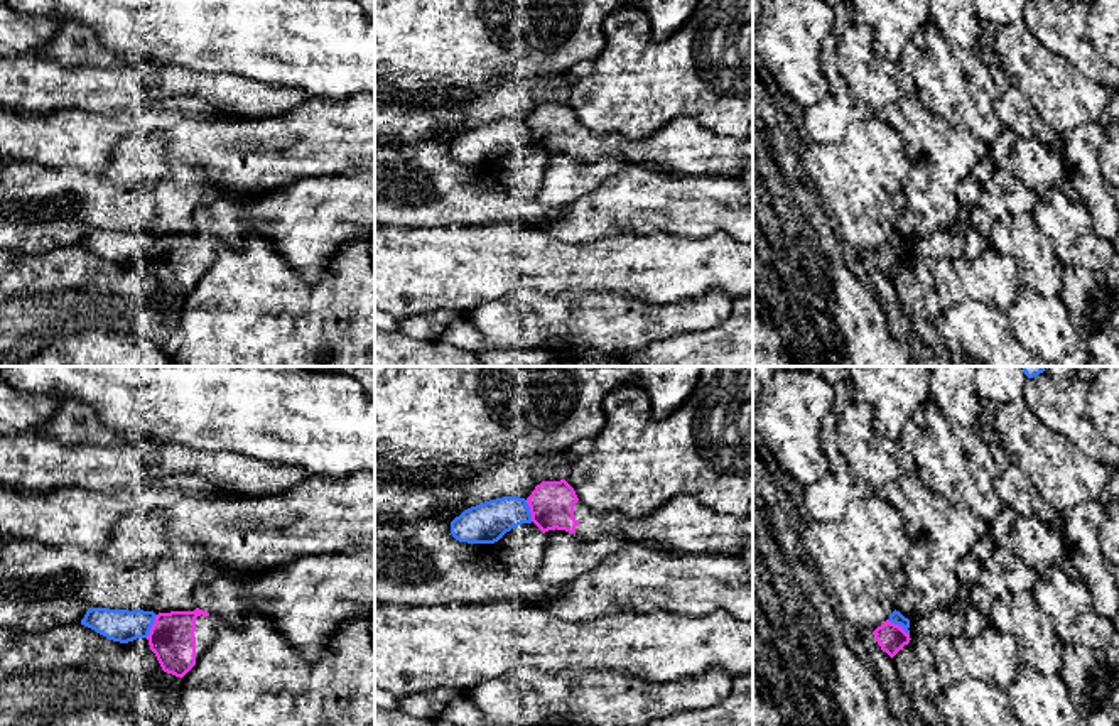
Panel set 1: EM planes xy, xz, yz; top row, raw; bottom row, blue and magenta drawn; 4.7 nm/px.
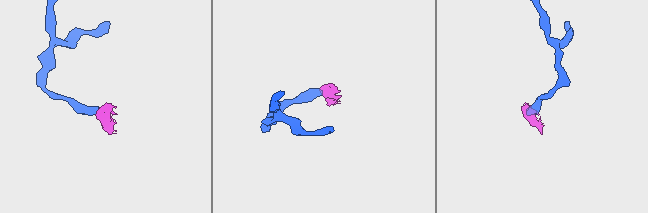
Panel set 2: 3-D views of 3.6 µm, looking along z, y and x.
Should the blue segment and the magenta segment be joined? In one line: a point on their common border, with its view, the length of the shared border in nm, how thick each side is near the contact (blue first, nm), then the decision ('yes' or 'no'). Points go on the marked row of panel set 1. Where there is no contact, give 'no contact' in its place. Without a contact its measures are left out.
xy (151, 627) | 130 nm | 160/220 nm | no

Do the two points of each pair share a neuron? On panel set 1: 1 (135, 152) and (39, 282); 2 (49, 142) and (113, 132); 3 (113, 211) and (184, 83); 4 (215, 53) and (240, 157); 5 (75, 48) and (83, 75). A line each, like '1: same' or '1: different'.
1: different
2: same
3: different
4: different
5: different

